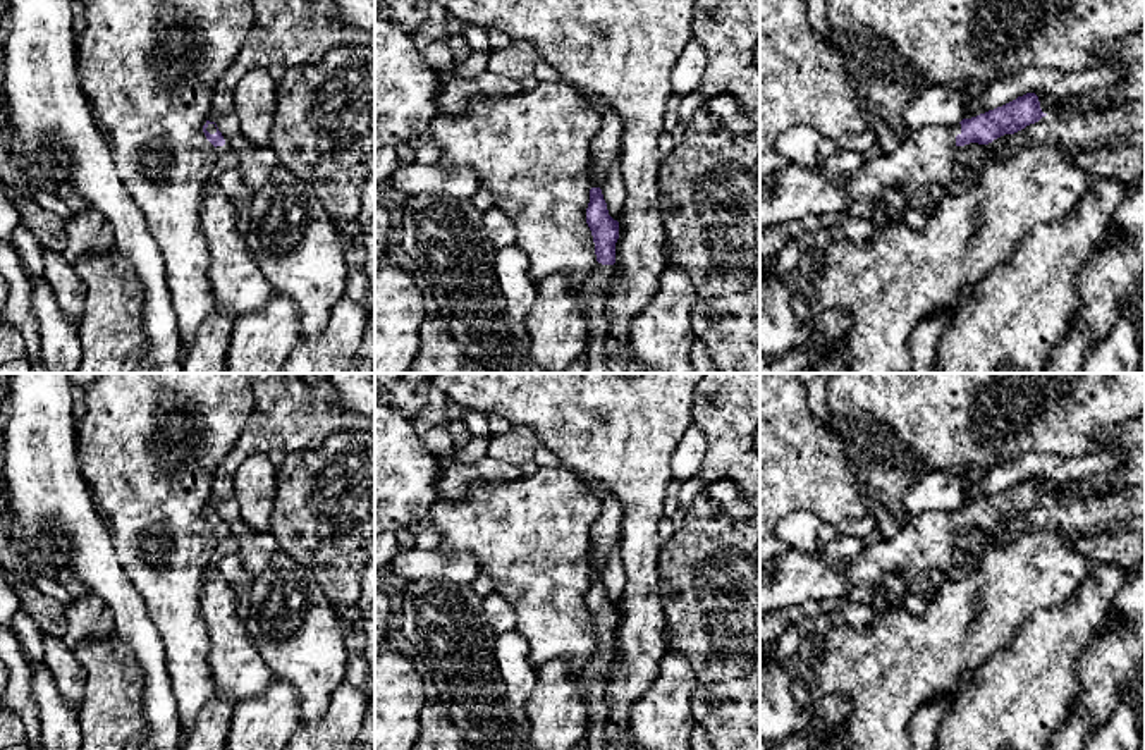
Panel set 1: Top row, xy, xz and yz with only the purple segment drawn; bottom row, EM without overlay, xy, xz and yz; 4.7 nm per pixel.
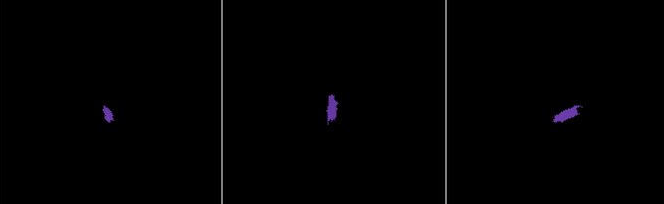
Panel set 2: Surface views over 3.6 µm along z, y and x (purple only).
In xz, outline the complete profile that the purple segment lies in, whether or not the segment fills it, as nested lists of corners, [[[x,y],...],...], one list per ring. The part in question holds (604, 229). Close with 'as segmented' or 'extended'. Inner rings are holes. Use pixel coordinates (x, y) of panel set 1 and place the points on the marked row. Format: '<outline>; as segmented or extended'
[[[600,188],[590,189],[586,224],[595,243],[597,263],[585,279],[579,294],[586,320],[586,373],[607,373],[605,347],[609,346],[609,323],[605,318],[605,294],[615,263],[615,243],[619,239],[619,222],[609,215]]]; extended

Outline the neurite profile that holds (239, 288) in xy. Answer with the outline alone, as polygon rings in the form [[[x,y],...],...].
[[[218,188],[203,198],[201,232],[210,251],[206,279],[215,306],[230,313],[234,320],[263,310],[275,291],[237,231],[236,206]]]

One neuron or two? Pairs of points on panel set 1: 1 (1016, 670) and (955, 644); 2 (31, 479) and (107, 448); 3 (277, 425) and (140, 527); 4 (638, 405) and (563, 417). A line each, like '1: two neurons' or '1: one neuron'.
1: two neurons
2: two neurons
3: two neurons
4: one neuron

